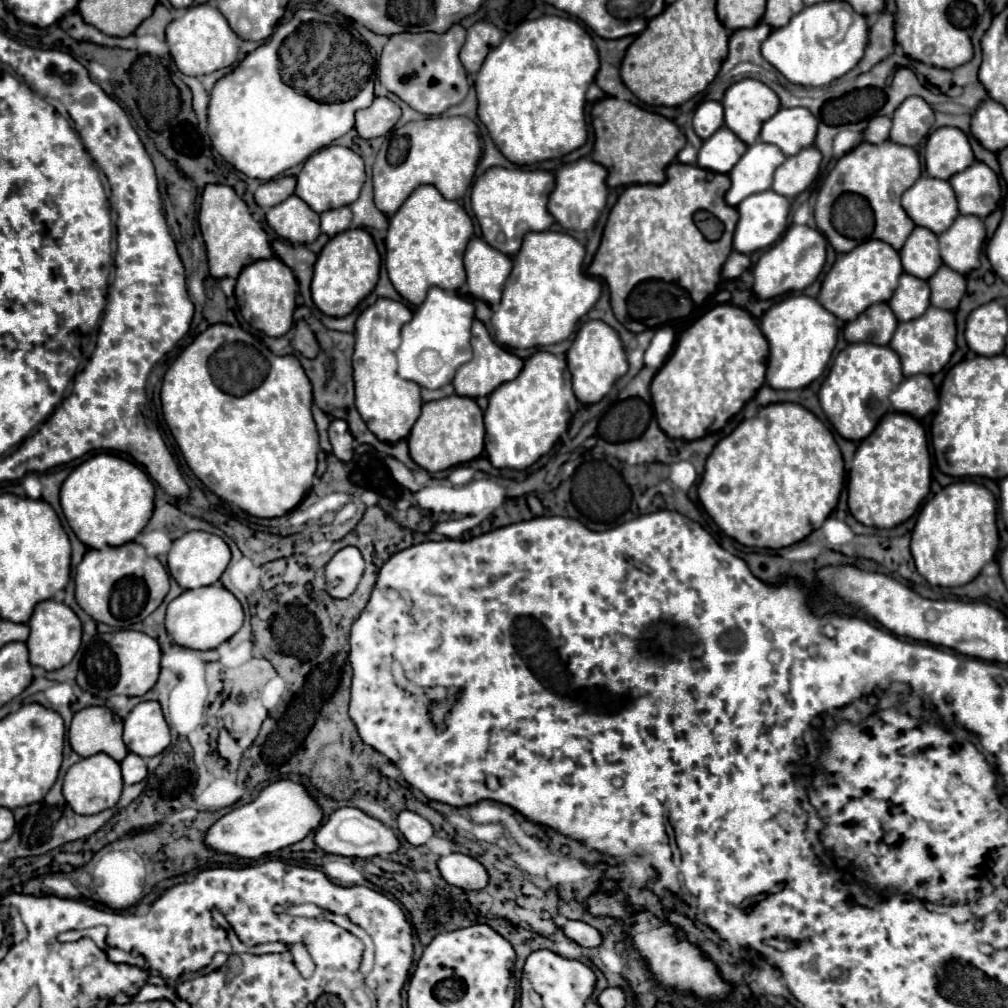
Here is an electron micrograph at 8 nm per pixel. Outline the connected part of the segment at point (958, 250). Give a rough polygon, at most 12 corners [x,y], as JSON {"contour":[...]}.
{"contour":[[959,214],[939,234],[943,264],[963,274],[979,268],[987,230]]}

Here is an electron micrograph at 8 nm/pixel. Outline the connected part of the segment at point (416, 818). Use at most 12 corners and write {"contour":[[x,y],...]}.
{"contour":[[411,810],[399,814],[397,826],[413,846],[433,838],[431,822]]}

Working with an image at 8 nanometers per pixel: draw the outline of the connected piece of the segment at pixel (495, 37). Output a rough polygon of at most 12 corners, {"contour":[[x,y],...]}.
{"contour":[[491,22],[467,30],[461,62],[477,74],[487,54],[499,46],[503,32]]}

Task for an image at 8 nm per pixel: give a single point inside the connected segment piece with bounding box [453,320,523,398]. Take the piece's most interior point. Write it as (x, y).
(491, 365)

